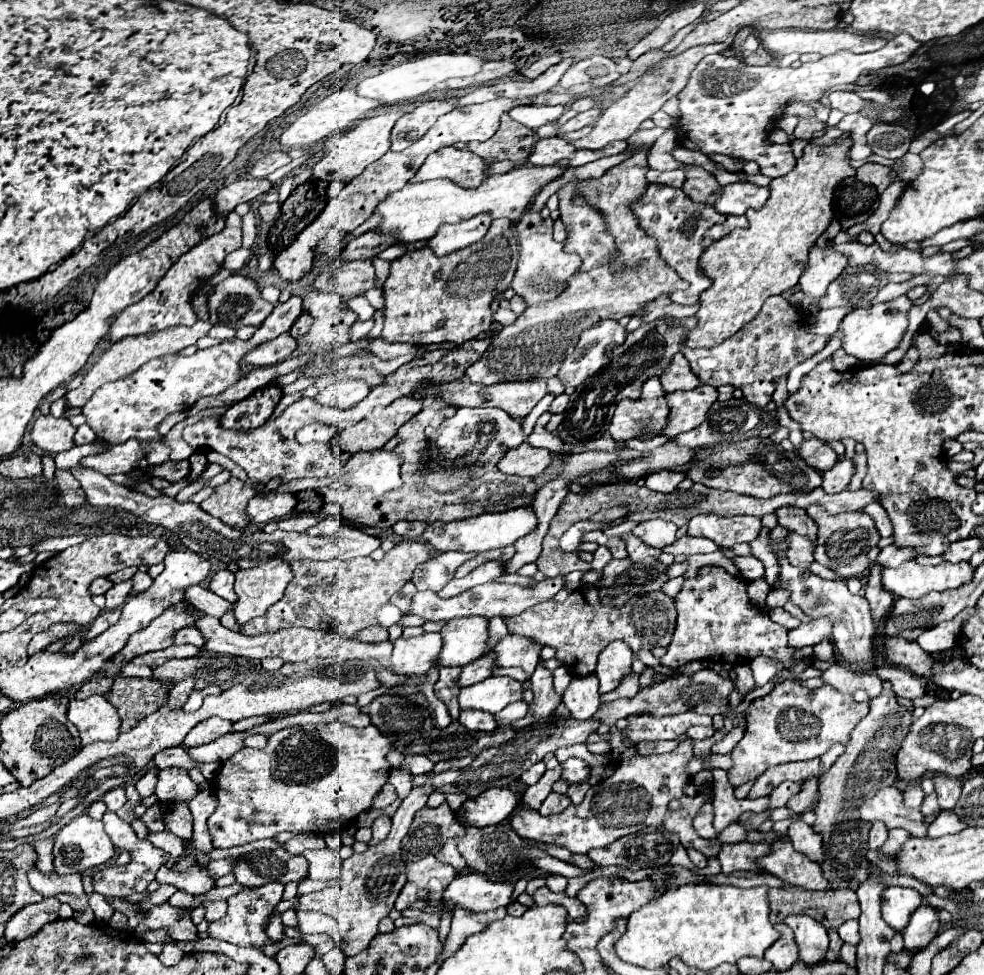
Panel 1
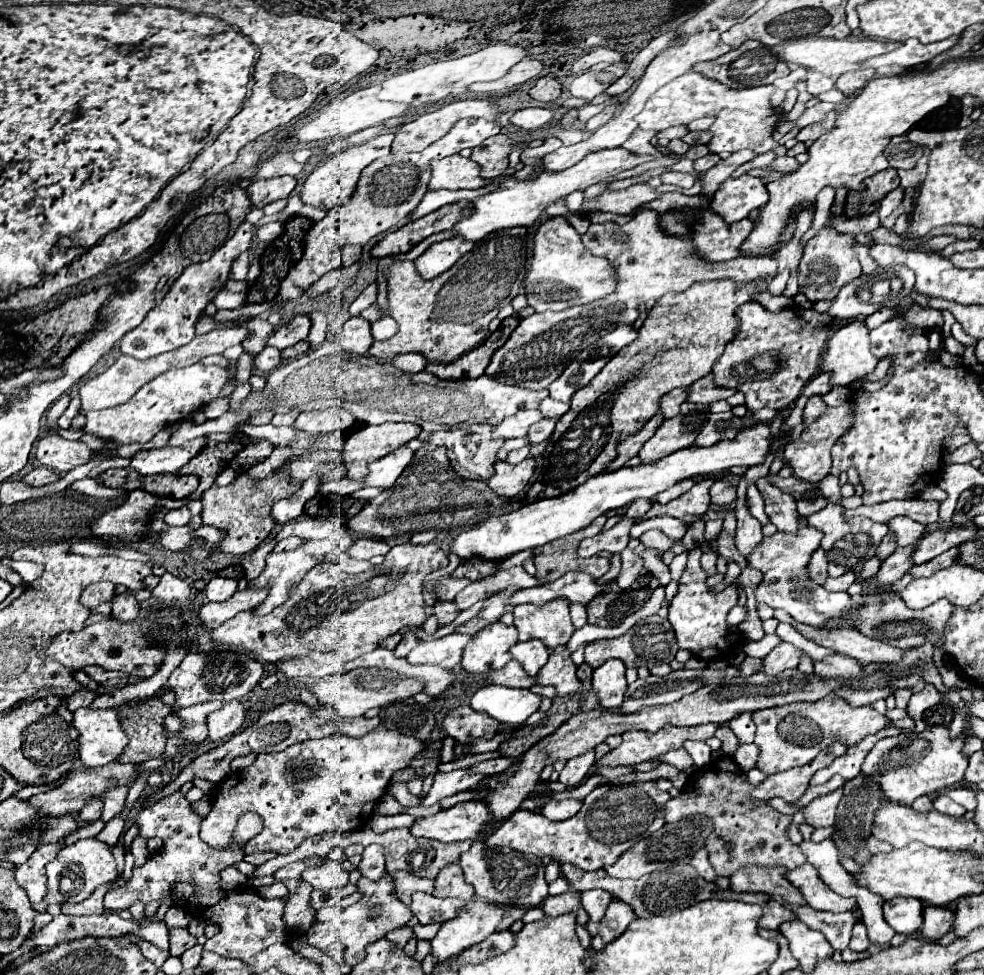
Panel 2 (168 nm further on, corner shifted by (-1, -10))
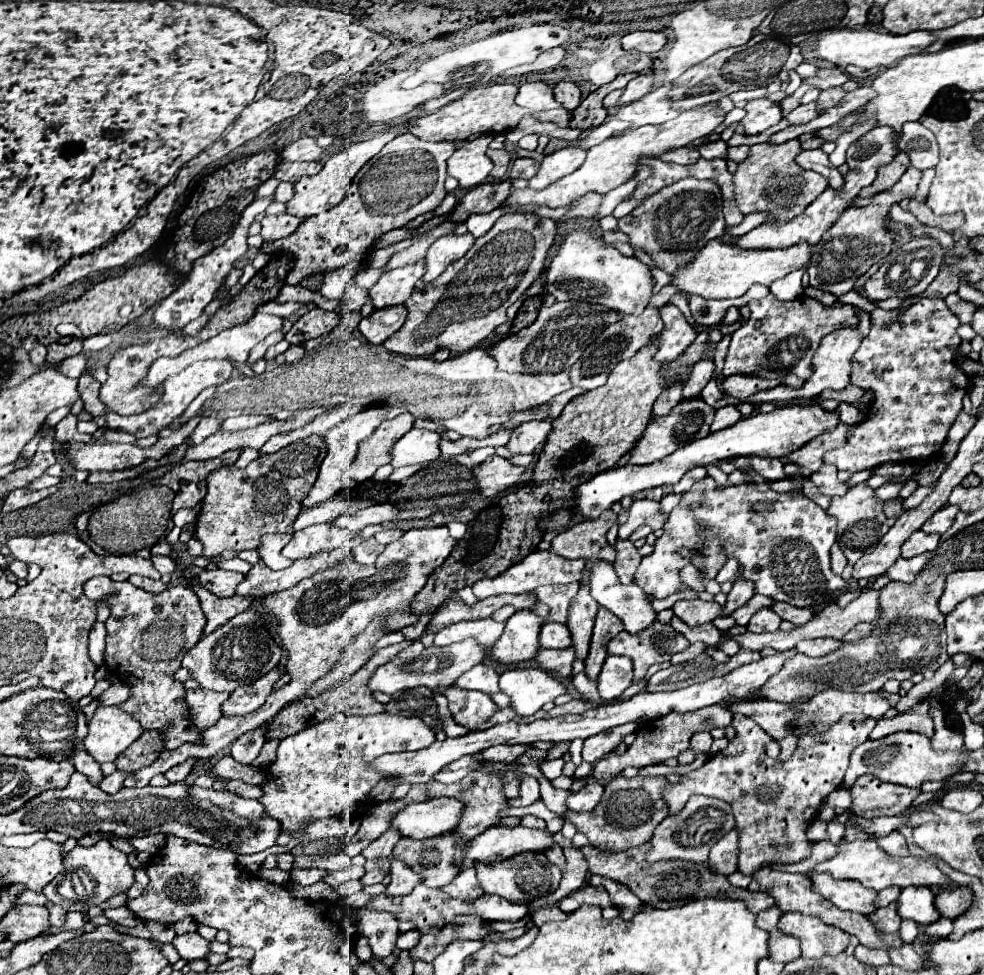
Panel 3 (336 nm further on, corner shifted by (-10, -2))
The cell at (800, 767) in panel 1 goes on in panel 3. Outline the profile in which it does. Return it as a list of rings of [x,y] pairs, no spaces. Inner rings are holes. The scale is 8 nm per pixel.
[[[735,715],[733,727],[737,735],[729,741],[725,751],[715,753],[703,767],[685,773],[679,783],[669,785],[667,791],[663,791],[669,815],[677,815],[691,795],[723,799],[733,807],[739,829],[741,873],[753,875],[763,861],[799,863],[811,853],[811,843],[805,835],[807,829],[817,819],[823,799],[841,787],[845,769],[849,765],[849,755],[859,743],[869,739],[871,729],[875,727],[875,719],[867,719],[867,715],[843,715],[843,719],[839,719],[835,727],[823,731],[819,739],[805,735],[787,761],[767,757],[765,745],[771,739],[749,717]],[[749,737],[753,739],[749,741]],[[771,841],[777,841],[779,849],[771,849]]]

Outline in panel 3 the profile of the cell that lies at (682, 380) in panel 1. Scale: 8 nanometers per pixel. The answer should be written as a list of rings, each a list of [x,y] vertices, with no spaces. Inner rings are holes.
[[[733,375],[721,383],[723,391],[735,399],[747,399],[759,391],[767,391],[777,387],[775,379],[759,379],[757,375]]]

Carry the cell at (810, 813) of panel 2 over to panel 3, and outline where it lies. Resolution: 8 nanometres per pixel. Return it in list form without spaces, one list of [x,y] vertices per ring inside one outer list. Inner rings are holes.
[[[863,775],[851,787],[853,815],[861,817],[883,817],[901,815],[917,799],[921,789],[911,789],[895,783],[875,779],[875,775]]]

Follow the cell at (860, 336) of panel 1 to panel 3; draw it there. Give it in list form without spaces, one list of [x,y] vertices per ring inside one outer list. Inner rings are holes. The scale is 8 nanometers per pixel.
[[[839,329],[831,335],[825,335],[821,339],[821,345],[819,349],[815,351],[815,359],[811,359],[811,377],[803,383],[801,389],[791,389],[787,385],[779,385],[775,389],[769,389],[769,391],[761,391],[753,397],[749,397],[747,401],[749,403],[791,403],[791,401],[797,401],[797,399],[813,399],[817,397],[821,391],[825,389],[845,389],[847,383],[849,383],[849,375],[851,375],[851,359],[853,359],[853,353],[859,349],[861,345],[861,335],[857,329]]]

